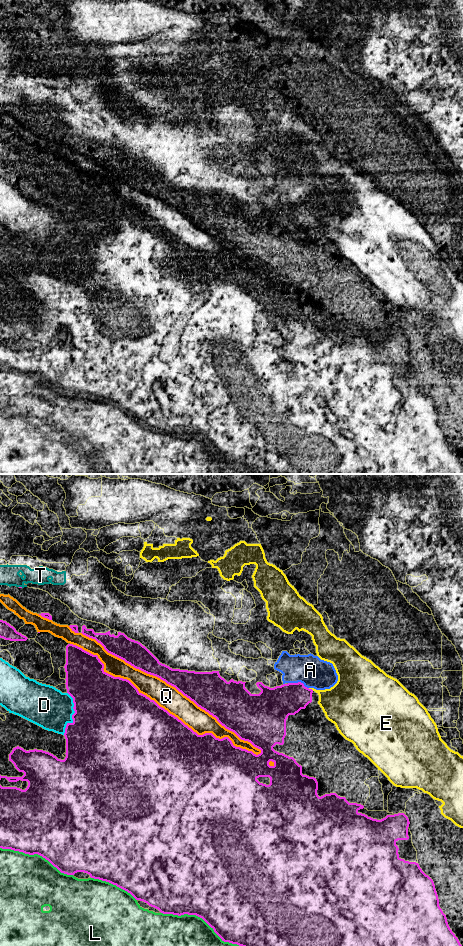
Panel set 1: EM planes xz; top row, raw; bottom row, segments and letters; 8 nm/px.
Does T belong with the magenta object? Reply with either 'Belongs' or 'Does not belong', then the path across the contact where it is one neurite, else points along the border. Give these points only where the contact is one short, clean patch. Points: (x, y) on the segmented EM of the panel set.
Does not belong

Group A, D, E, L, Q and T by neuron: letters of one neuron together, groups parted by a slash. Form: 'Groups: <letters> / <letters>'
Groups: A T / D / E / L / Q

